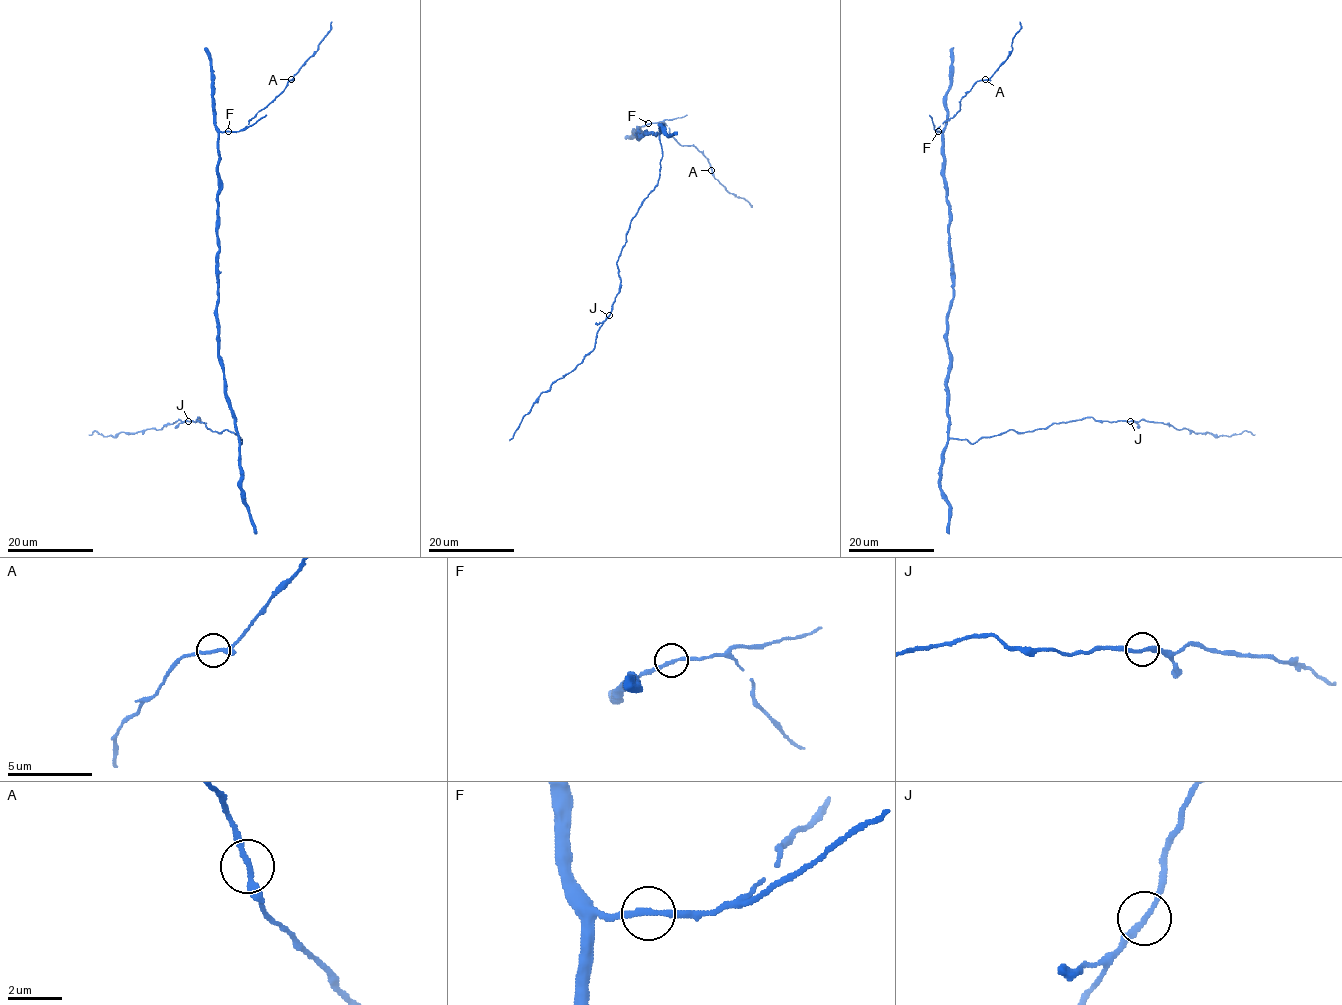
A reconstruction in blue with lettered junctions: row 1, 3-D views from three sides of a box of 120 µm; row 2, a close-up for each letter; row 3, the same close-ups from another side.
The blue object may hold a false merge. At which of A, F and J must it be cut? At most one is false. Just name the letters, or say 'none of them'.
none of them

